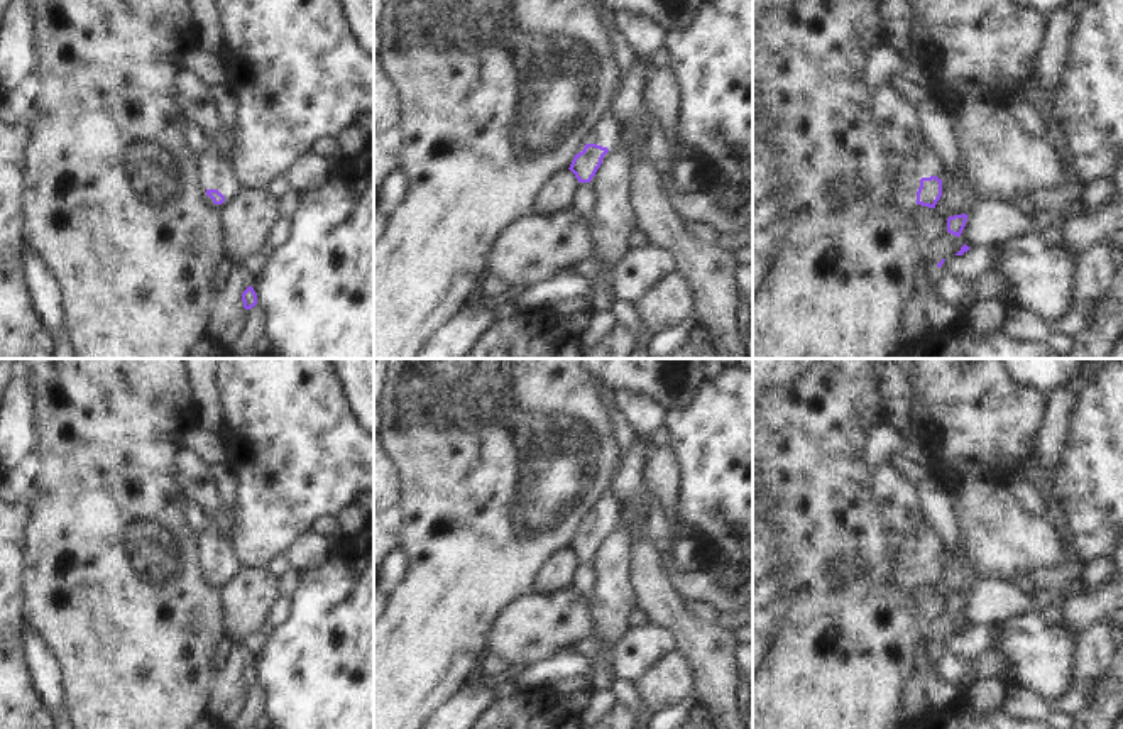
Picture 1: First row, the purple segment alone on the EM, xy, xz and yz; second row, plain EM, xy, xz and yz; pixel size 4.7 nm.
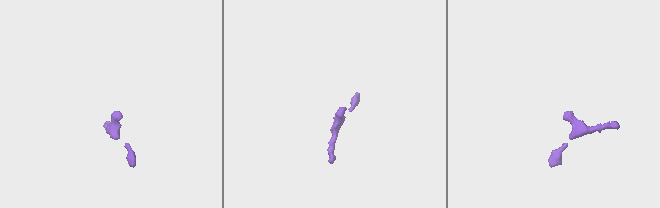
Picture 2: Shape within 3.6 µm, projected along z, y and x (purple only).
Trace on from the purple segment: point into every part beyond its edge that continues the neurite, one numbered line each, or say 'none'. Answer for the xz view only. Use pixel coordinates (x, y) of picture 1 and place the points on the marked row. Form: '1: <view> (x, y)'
1: xz (606, 131)

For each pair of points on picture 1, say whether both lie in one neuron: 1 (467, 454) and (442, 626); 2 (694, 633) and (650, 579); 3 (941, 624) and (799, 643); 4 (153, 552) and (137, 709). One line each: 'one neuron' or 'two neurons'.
1: one neuron
2: one neuron
3: two neurons
4: one neuron

